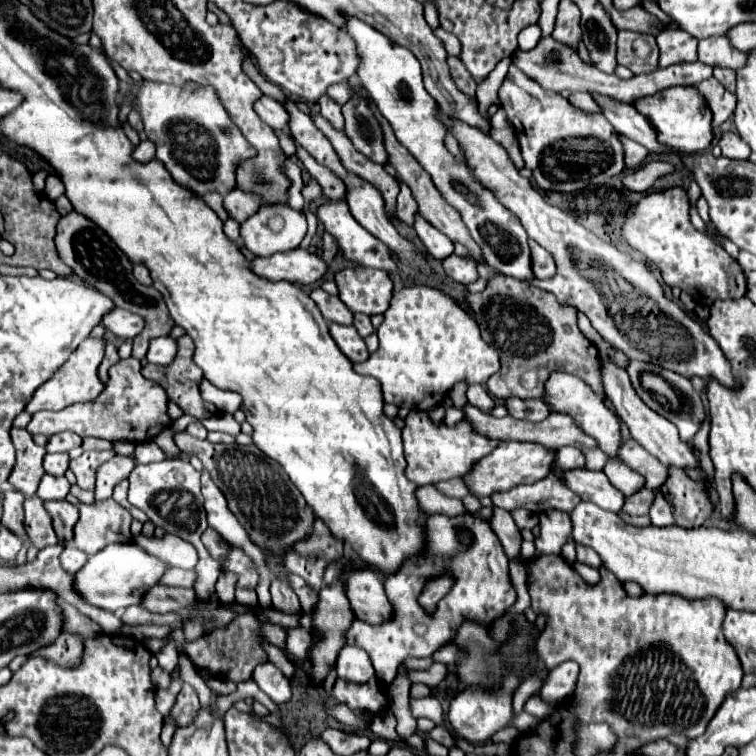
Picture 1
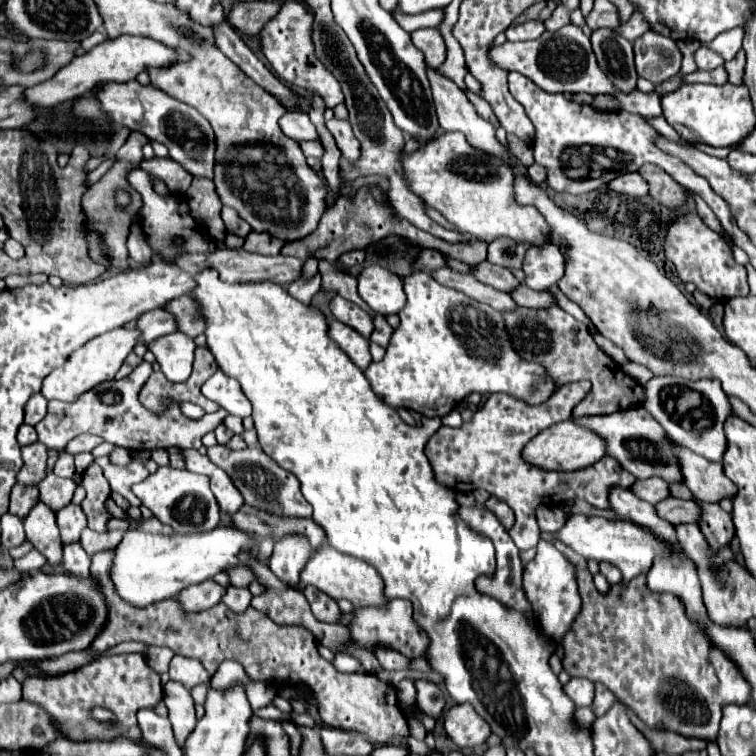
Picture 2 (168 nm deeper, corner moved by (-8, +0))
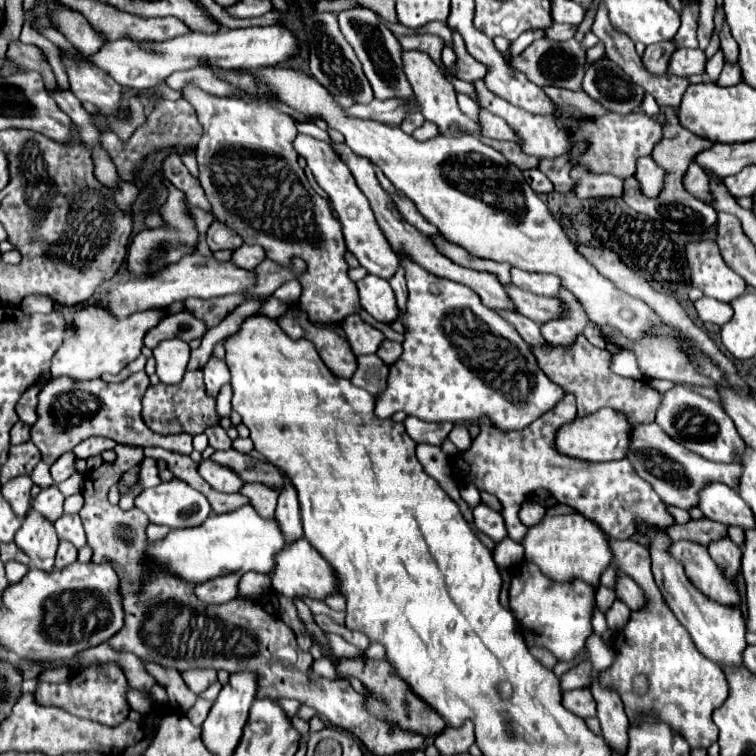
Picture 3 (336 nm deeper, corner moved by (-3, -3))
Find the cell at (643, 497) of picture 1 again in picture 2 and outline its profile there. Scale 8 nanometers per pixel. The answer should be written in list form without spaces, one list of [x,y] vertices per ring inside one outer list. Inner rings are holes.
[[[668,497],[656,505],[656,511],[662,519],[670,521],[672,525],[680,523],[698,523],[702,517],[702,509],[696,501],[682,501],[676,497]]]

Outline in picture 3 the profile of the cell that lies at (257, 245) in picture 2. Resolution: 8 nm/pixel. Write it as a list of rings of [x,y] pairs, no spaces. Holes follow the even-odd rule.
[[[243,244],[241,248],[237,248],[233,252],[231,260],[233,260],[233,264],[237,264],[241,268],[251,270],[251,268],[257,268],[263,258],[265,258],[265,252],[263,252],[261,246],[257,246],[257,244]]]

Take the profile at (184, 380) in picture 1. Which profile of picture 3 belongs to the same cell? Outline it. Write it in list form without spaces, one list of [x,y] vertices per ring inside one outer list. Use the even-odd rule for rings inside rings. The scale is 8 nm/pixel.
[[[187,370],[183,380],[175,386],[167,386],[167,384],[153,386],[151,384],[147,388],[141,404],[143,404],[141,416],[143,416],[145,424],[157,434],[187,432],[187,434],[195,436],[195,434],[201,434],[205,426],[219,422],[219,416],[215,412],[215,400],[205,394],[205,384],[203,384],[203,372],[201,370]]]

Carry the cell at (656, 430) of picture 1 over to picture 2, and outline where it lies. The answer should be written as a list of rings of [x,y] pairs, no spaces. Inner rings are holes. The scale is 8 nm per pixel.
[[[676,445],[674,447],[682,475],[686,481],[686,487],[694,493],[694,497],[702,503],[720,503],[722,499],[734,499],[736,497],[736,485],[730,483],[730,479],[722,471],[722,463],[708,461],[690,449]]]

